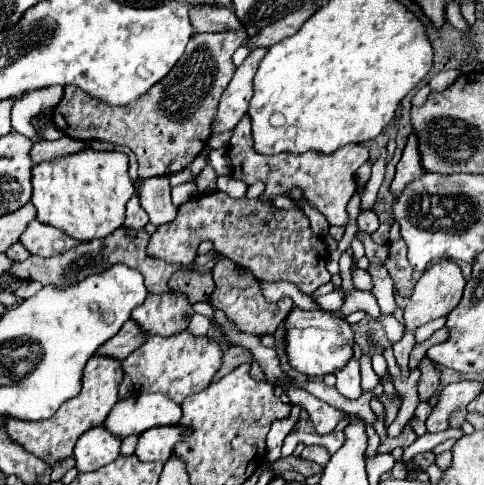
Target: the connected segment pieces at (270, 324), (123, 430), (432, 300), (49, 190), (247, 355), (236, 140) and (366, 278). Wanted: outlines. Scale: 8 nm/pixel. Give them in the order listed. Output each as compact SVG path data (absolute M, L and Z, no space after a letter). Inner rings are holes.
M221 256L213 268L213 280L215 280L215 290L211 294L211 302L219 306L229 320L233 320L243 332L251 332L257 336L263 334L273 334L277 326L287 318L287 312L293 308L293 300L281 300L277 304L267 304L265 296L261 294L261 282L247 272L247 268L235 264L227 256Z
M143 394L119 400L103 426L107 426L115 436L141 434L153 426L179 424L183 412L181 406L163 394Z
M441 260L441 262L435 262L429 270L423 272L423 276L419 278L415 290L413 290L413 296L409 298L409 304L405 308L405 336L393 344L393 352L395 352L395 358L397 358L397 366L401 370L401 380L407 380L409 374L411 374L411 368L409 368L409 354L411 354L411 348L415 346L415 336L413 336L413 330L429 320L435 320L435 318L441 318L441 316L447 316L447 312L451 312L451 308L455 308L455 304L459 304L461 300L461 294L463 294L463 286L465 286L465 278L459 270L459 266L451 260Z
M85 148L75 154L35 164L31 174L31 202L37 208L39 222L51 224L71 238L85 242L103 238L123 224L125 204L133 196L133 180L129 178L129 160L125 154Z
M229 346L223 356L225 356L223 358L223 366L215 374L215 380L221 378L223 374L229 374L231 370L235 370L235 366L239 366L243 362L249 362L251 364L251 360L253 360L253 354L247 348L243 348L243 346Z
M245 114L241 118L241 122L235 126L233 138L229 140L229 158L231 158L231 174L235 180L241 180L245 184L253 184L253 182L265 184L265 192L259 196L259 200L263 204L267 204L269 208L275 208L273 198L285 196L291 190L299 188L301 194L311 202L311 206L315 206L327 218L329 224L337 224L337 226L345 228L349 224L347 202L357 188L355 172L361 164L365 164L369 160L369 150L361 144L347 144L331 154L307 150L303 154L281 152L281 154L265 156L253 148L251 118L249 118L249 114Z
M356 268L352 271L352 280L355 288L363 291L370 291L373 284L368 271Z

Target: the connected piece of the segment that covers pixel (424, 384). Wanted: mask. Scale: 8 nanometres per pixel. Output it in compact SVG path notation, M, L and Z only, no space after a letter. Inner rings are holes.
M423 358L421 364L419 364L419 370L421 370L421 380L419 380L419 398L421 400L429 400L435 390L437 390L437 384L439 384L439 372L437 368L433 366L431 360Z

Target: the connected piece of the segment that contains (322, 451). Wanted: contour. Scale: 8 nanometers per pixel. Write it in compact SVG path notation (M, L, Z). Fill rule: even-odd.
M319 445L307 446L307 448L304 448L303 454L301 454L301 456L323 467L327 464L330 459L330 454L327 449Z

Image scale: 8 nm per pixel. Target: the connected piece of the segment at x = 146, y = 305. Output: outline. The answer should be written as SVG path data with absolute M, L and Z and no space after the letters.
M167 290L163 294L149 292L145 302L139 308L135 308L133 320L141 324L147 336L171 336L175 332L185 330L193 314L193 306L189 304L183 292Z

